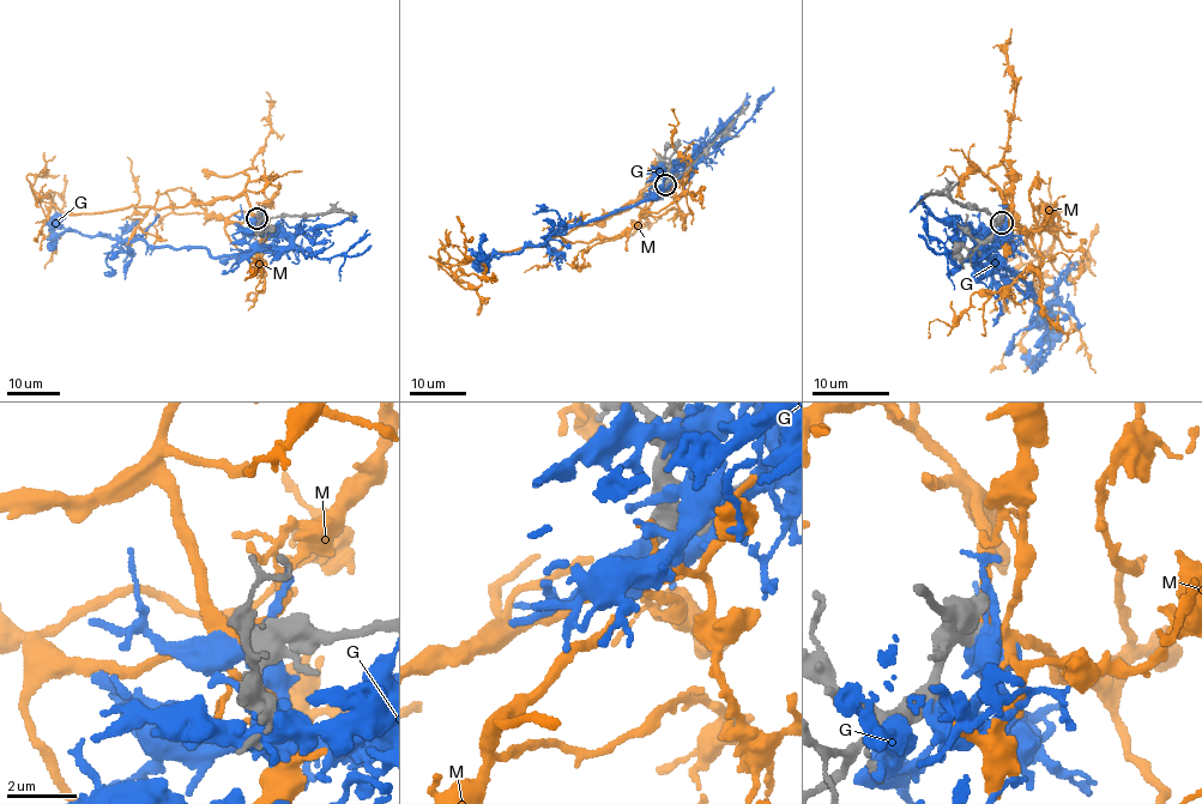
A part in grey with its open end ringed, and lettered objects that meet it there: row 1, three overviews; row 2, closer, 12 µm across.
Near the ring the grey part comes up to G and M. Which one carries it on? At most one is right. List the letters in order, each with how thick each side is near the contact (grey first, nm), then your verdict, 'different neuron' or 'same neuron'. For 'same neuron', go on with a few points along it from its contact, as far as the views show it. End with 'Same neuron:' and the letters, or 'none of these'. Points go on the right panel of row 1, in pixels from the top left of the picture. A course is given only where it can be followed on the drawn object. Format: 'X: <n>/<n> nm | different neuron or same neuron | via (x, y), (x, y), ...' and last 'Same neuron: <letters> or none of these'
G: 600/460 nm | different neuron
M: 600/240 nm | same neuron | via (1001, 223), (1002, 195), (1026, 248), (1039, 260), (1038, 298), (1036, 280), (1053, 295), (1094, 373)
Same neuron: M

